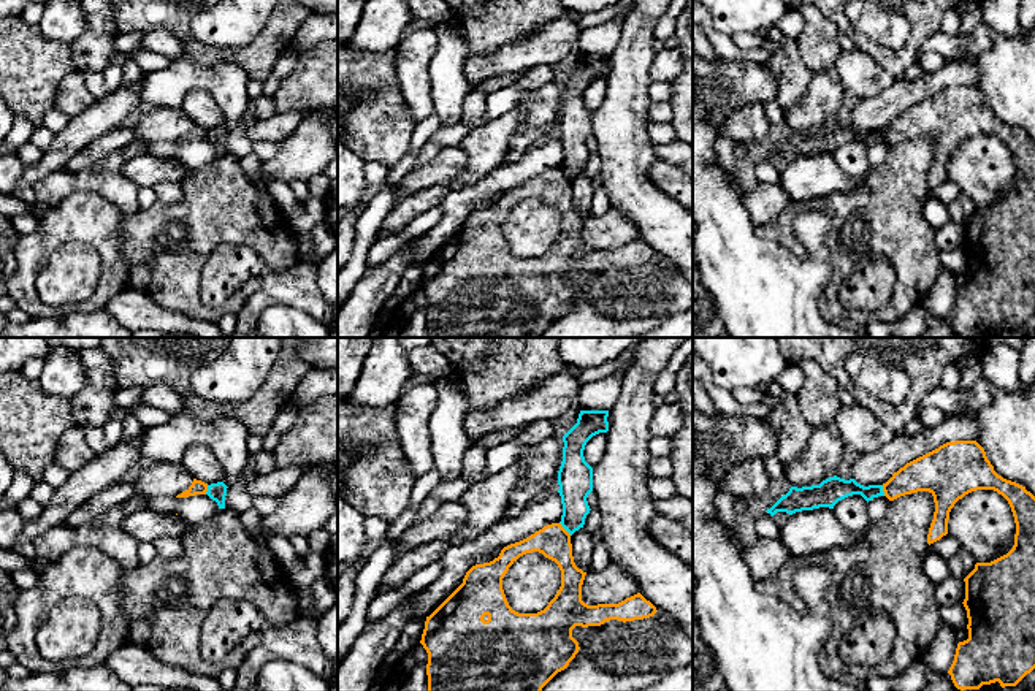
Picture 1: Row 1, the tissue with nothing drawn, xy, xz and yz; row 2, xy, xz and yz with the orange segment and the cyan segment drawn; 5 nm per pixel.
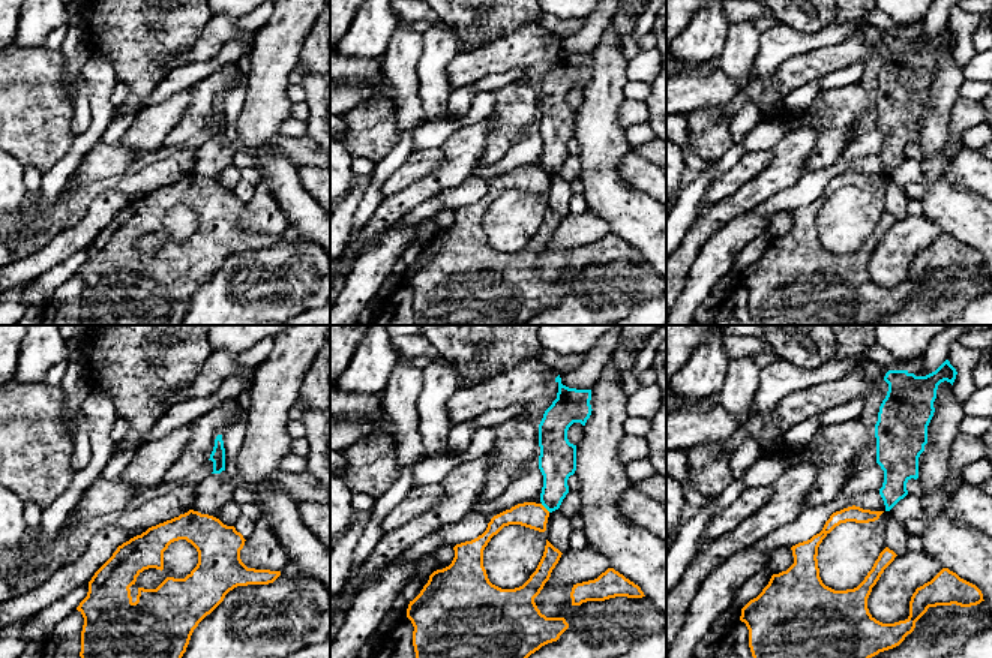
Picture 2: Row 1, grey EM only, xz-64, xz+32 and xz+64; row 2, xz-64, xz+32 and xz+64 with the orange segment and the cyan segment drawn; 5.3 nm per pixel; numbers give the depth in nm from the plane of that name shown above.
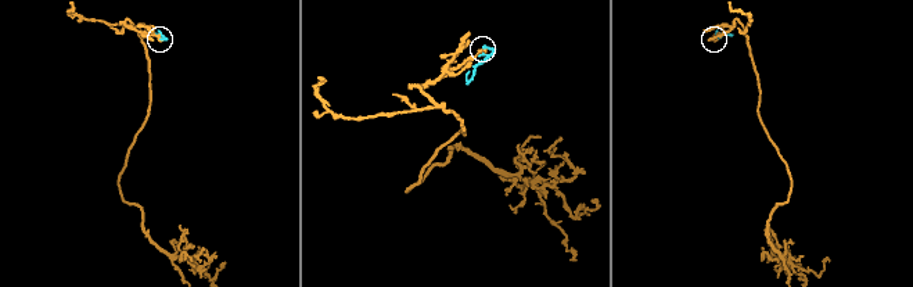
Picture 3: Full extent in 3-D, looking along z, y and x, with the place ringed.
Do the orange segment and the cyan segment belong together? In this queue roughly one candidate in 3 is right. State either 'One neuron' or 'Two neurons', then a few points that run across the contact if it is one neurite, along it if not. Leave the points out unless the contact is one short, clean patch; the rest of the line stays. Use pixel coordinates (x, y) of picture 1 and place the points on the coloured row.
Two neurons. Line: xz (560, 522), (571, 534)

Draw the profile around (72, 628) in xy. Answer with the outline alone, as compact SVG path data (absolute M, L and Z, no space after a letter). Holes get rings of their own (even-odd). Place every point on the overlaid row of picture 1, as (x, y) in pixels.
M71 596L60 599L36 634L40 653L54 662L87 655L97 643L101 613L92 601Z

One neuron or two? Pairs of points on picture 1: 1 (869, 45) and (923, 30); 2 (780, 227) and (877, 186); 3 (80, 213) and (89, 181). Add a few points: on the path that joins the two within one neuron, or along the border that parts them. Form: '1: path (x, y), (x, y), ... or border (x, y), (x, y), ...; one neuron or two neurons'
1: path (883, 54), (902, 54), (912, 45); one neuron
2: path (802, 206), (853, 205); one neuron
3: border (51, 203), (75, 192), (95, 192), (119, 208); two neurons

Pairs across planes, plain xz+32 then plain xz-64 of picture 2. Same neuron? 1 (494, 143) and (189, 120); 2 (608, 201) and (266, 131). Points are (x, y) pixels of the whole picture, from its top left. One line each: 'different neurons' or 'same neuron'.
1: same neuron
2: same neuron

